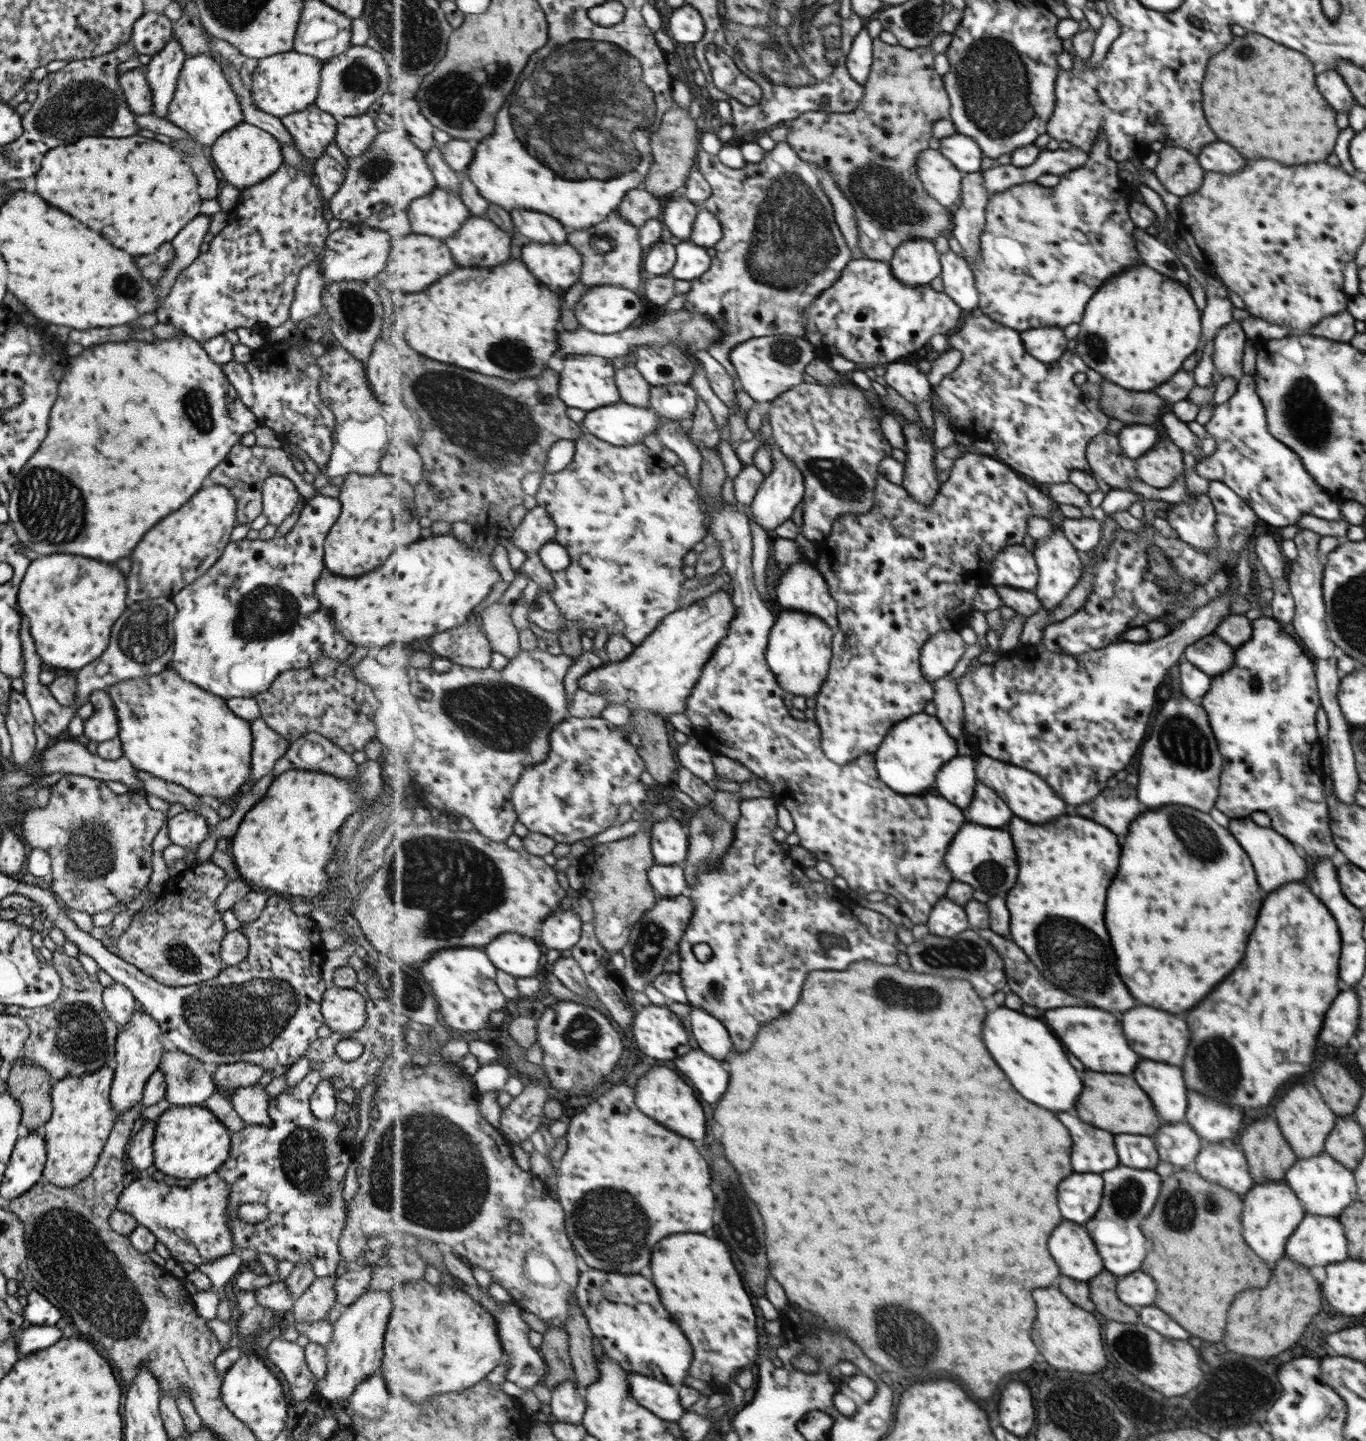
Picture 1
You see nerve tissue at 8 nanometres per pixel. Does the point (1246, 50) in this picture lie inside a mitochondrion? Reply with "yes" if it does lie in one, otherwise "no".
yes

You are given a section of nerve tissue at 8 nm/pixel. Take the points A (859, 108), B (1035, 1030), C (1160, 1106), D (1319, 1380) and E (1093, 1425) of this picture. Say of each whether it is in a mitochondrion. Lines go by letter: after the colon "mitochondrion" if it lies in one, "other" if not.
A: other
B: other
C: other
D: other
E: mitochondrion

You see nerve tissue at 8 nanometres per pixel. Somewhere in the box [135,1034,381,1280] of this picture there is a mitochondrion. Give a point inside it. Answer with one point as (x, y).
(304, 1156)

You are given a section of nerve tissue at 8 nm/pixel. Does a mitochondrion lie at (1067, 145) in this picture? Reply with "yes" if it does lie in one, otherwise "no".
no

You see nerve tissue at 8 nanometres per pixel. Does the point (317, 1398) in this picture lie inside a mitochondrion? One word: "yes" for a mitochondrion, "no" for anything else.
no

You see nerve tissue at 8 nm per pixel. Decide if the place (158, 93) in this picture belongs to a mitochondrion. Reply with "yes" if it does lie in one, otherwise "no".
no

